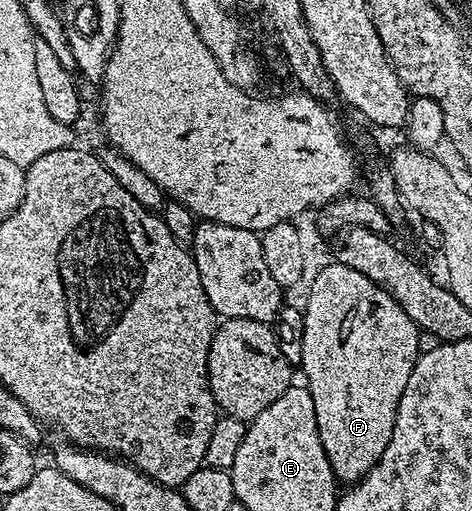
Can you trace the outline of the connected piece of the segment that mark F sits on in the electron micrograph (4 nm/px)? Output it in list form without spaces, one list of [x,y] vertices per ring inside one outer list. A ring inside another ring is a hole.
[[[332,261],[329,267],[324,267],[312,279],[312,288],[308,291],[308,300],[302,303],[304,320],[306,321],[306,333],[302,337],[302,361],[299,366],[304,370],[303,382],[308,388],[310,397],[314,397],[314,417],[318,421],[318,433],[322,437],[322,449],[326,449],[326,457],[334,469],[337,480],[345,484],[355,485],[366,477],[374,469],[374,465],[386,453],[386,445],[390,445],[390,433],[394,433],[394,421],[396,420],[396,410],[398,401],[402,401],[402,393],[406,393],[406,381],[410,381],[410,373],[414,369],[416,360],[420,358],[420,328],[406,317],[402,305],[394,301],[394,297],[386,290],[380,287],[370,277],[362,277],[358,269],[350,269],[346,265]]]

